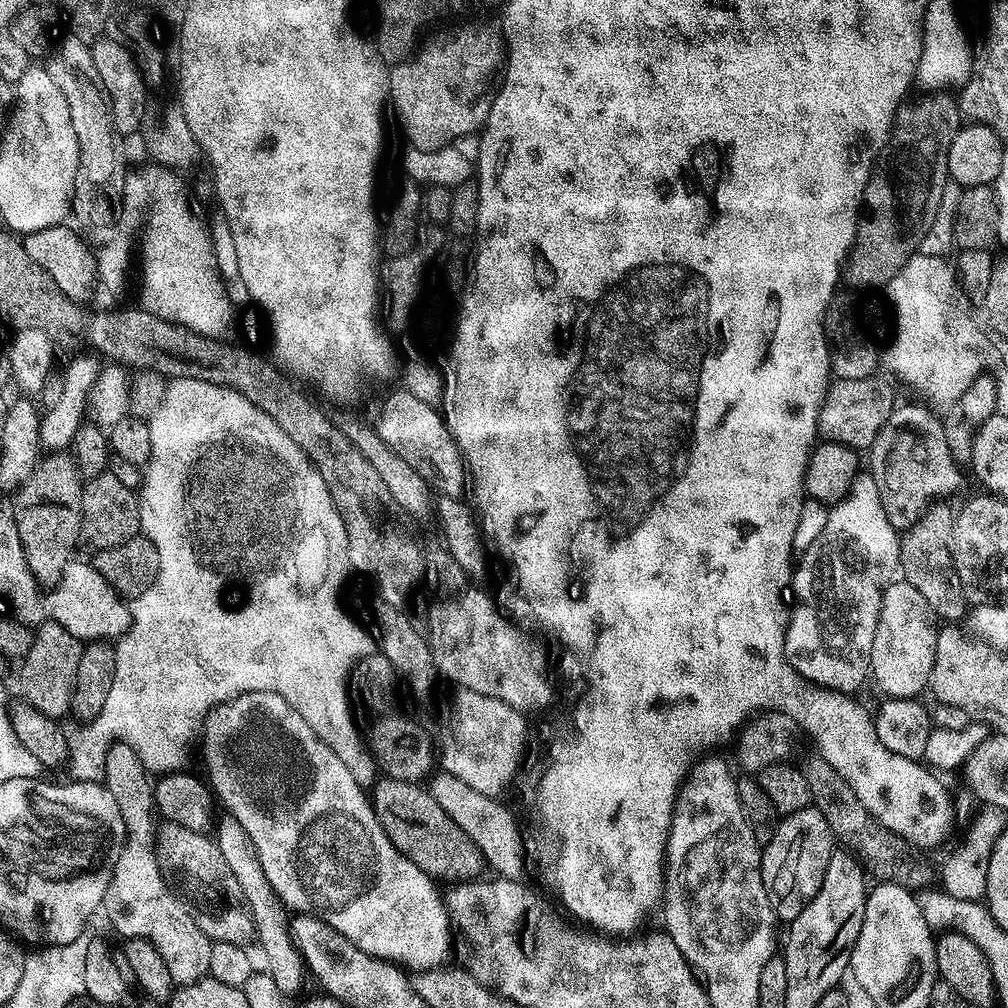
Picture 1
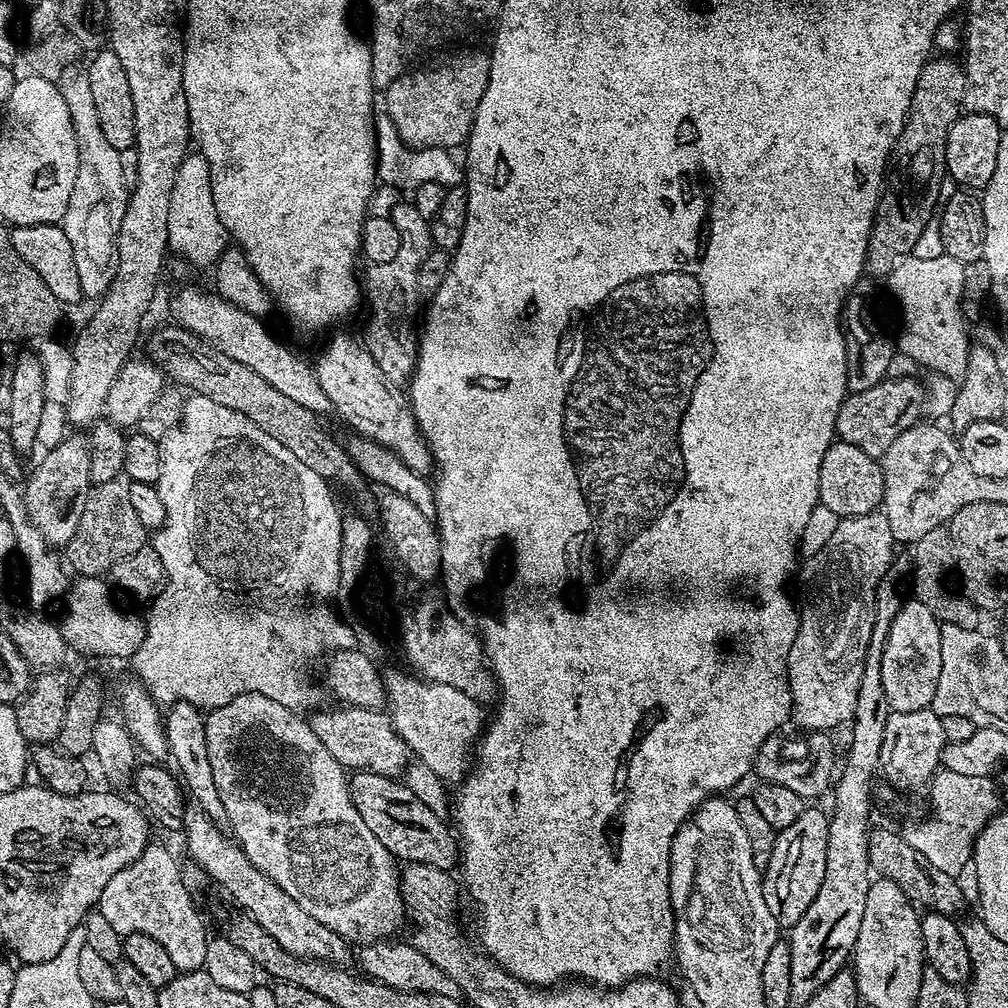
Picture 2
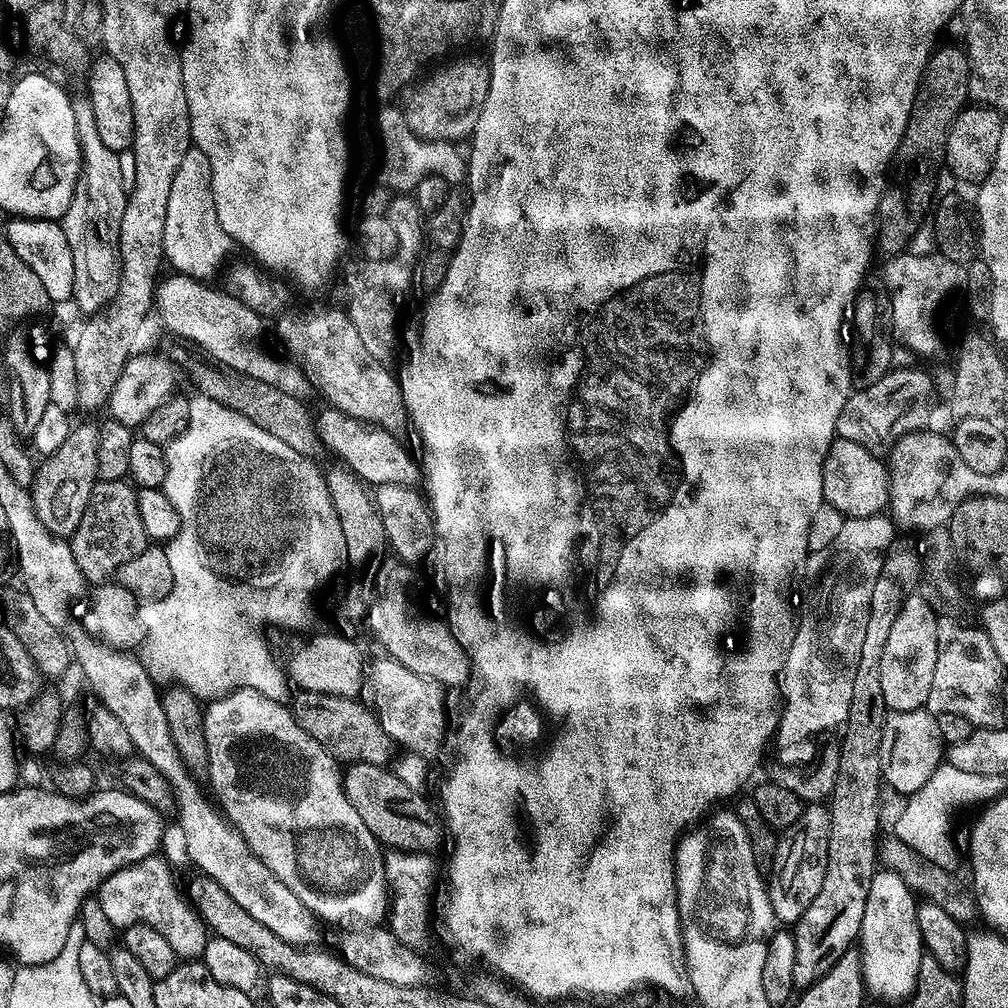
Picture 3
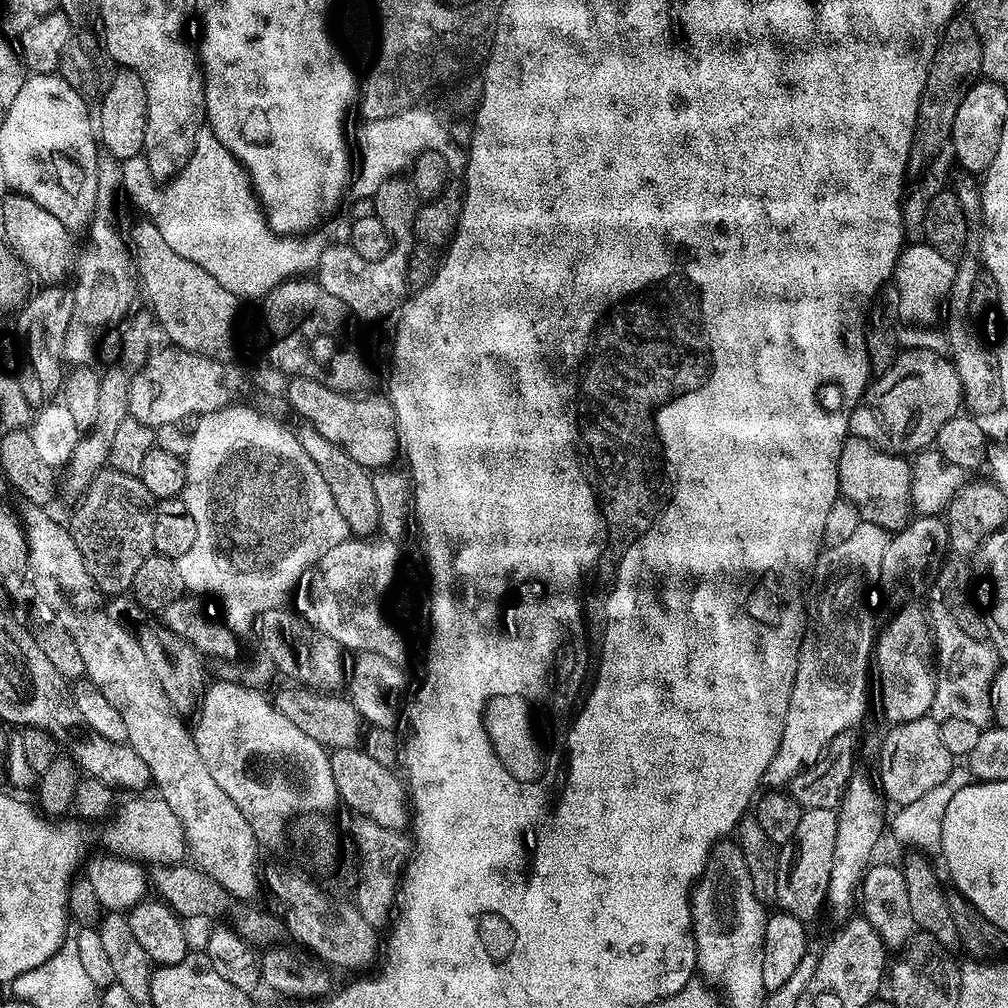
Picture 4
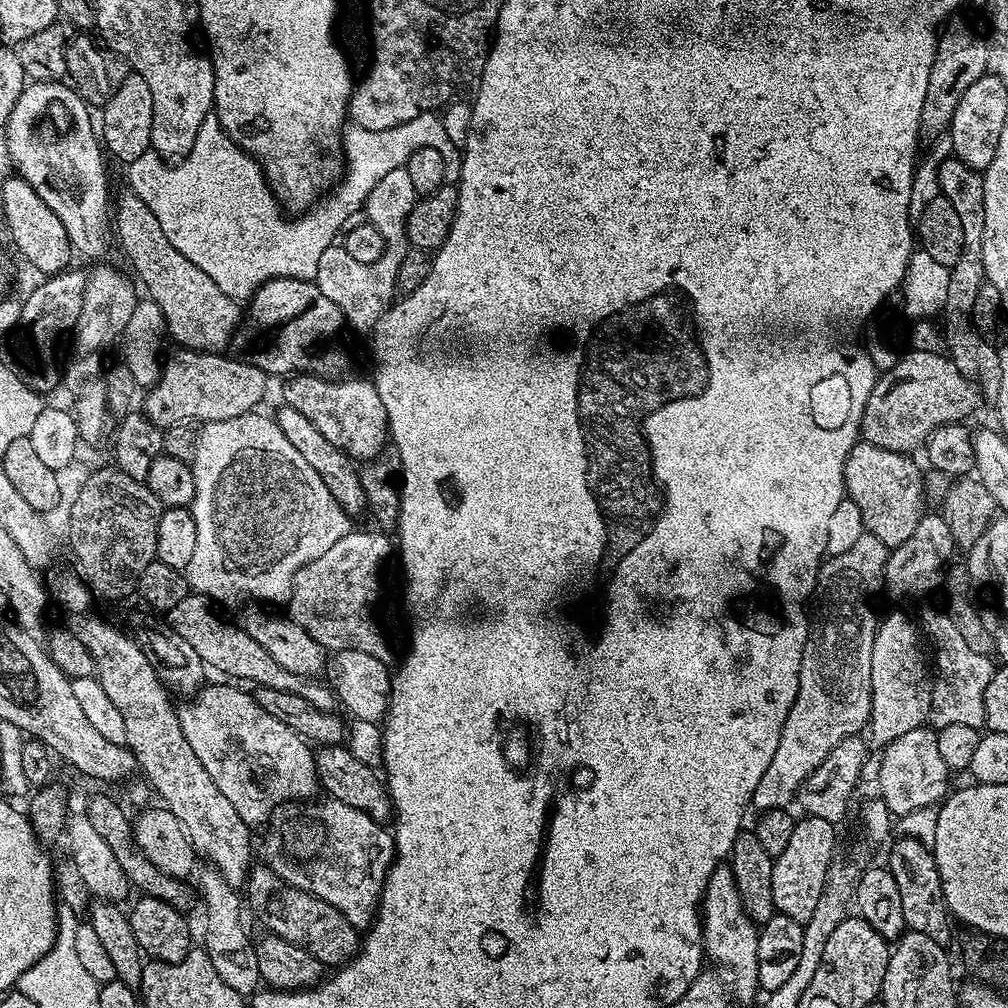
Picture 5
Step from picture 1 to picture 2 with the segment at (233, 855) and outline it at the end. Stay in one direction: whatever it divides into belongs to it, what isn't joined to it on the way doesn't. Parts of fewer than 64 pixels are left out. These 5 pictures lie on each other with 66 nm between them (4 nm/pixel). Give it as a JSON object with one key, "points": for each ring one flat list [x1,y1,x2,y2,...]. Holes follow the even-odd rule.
{"points":[[176,700,167,705,164,717,164,733,168,739,168,750,171,759,176,759,175,767,178,769,179,777,187,788,189,795,197,800,201,811,214,821,217,828,227,829,229,827,226,806,222,806,222,798,214,784,214,775,210,770,210,754,206,750,206,730,204,722,205,713,185,700]]}

